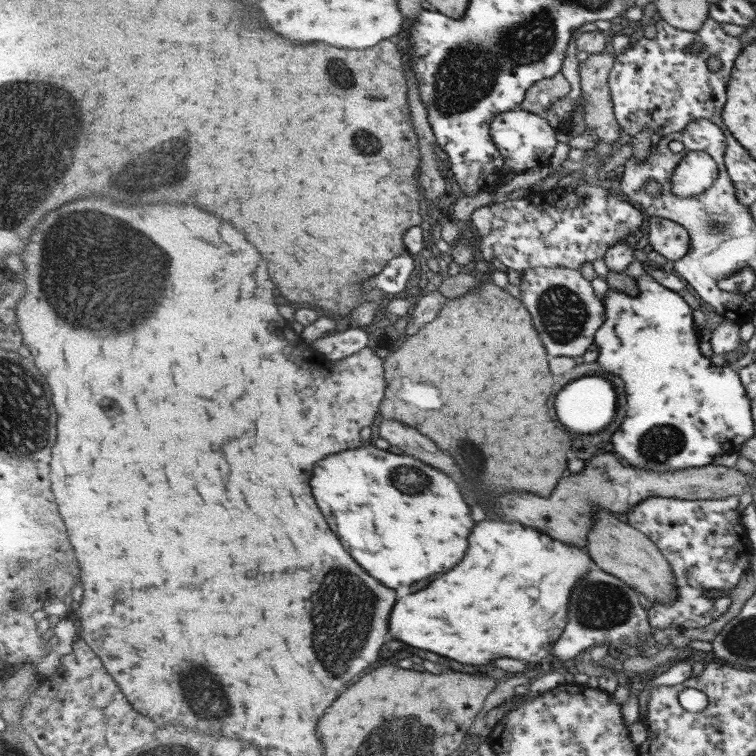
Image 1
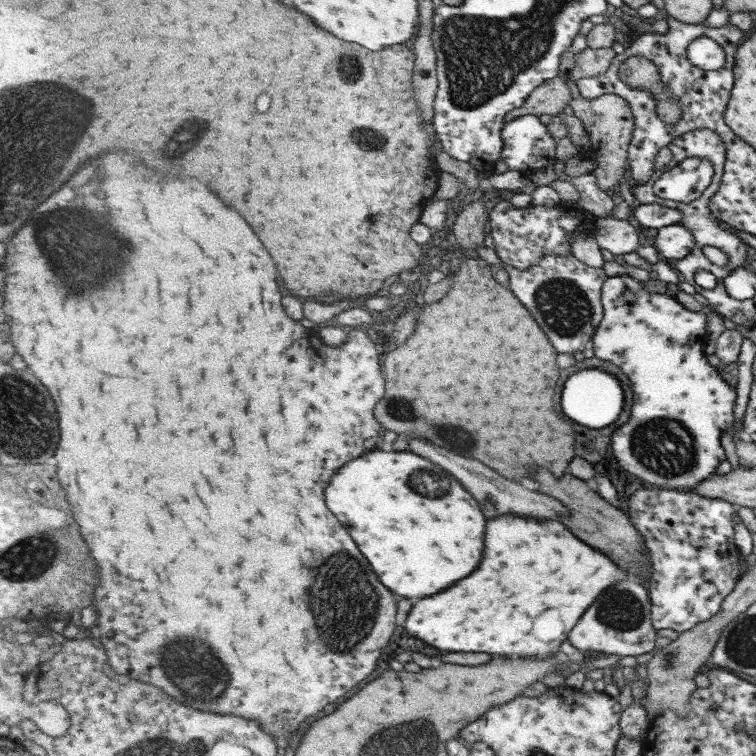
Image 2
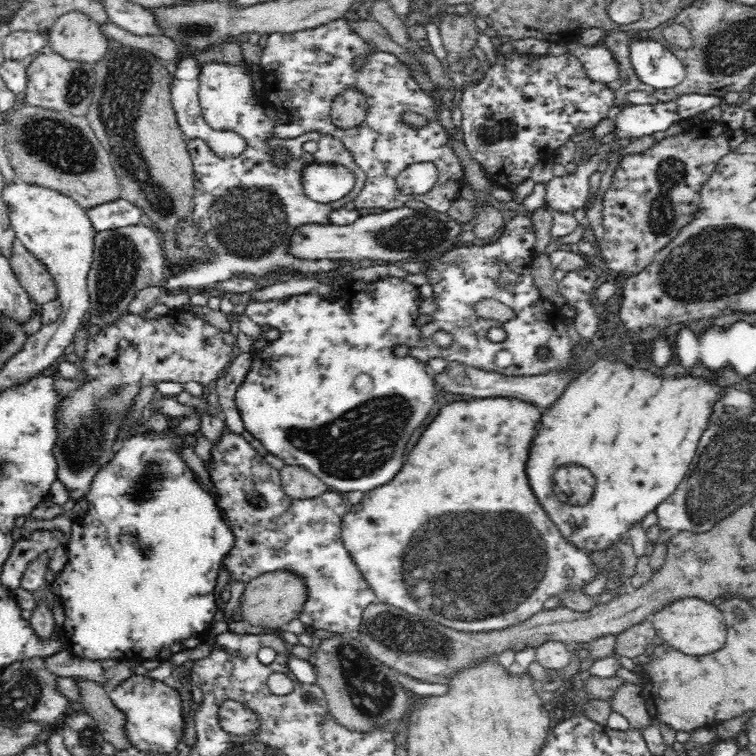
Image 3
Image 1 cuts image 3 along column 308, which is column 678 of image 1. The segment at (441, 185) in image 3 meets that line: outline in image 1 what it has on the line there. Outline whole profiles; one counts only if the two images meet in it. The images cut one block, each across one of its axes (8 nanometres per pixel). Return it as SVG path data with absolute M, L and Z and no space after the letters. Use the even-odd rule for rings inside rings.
M711 17L697 32L675 28L662 18L655 25L656 37L642 38L633 47L623 50L615 57L614 70L609 76L609 92L622 130L632 137L648 128L663 137L685 131L691 120L697 118L707 118L725 130L723 108L727 102L727 84L735 58L739 58L743 50L741 40L729 35L721 23ZM691 43L705 44L701 54L685 52L685 47ZM709 57L720 61L716 72L707 68Z

